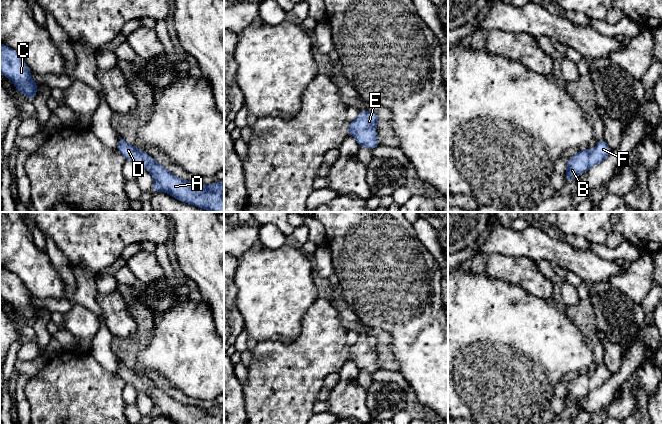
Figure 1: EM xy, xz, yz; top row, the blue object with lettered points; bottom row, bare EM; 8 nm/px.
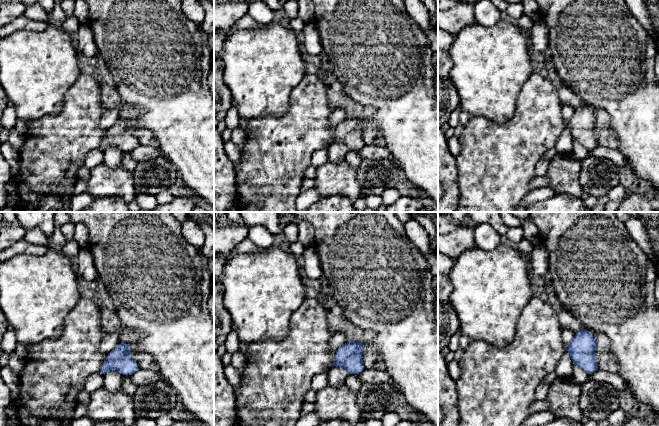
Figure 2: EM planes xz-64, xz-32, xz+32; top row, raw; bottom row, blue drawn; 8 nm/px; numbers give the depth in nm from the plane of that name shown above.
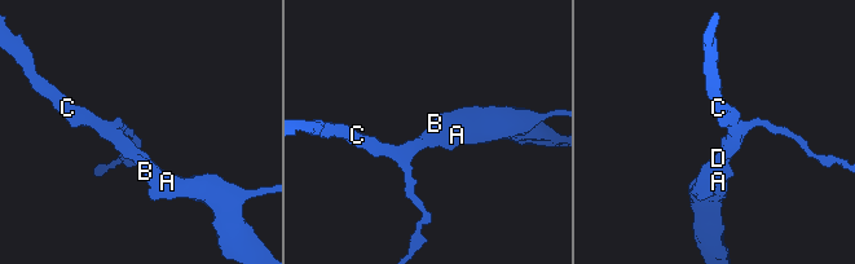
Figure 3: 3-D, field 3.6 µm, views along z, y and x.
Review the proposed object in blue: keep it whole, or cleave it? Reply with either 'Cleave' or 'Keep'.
Keep

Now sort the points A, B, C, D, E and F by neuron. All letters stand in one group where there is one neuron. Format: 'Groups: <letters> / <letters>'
Groups: A B C D E F

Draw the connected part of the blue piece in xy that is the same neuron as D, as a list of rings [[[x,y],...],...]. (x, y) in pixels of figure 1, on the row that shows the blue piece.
[[[119,136],[117,150],[138,168],[146,169],[153,178],[155,192],[165,192],[175,199],[208,212],[224,212],[224,181],[211,185],[183,180],[155,161],[145,151],[128,144]]]

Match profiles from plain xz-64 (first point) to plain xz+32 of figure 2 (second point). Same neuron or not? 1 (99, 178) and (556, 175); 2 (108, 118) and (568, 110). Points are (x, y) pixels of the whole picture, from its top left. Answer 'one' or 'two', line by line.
1: one
2: one

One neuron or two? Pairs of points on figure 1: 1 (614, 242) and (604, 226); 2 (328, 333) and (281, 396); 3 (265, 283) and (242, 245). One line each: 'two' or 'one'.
1: two
2: one
3: two

